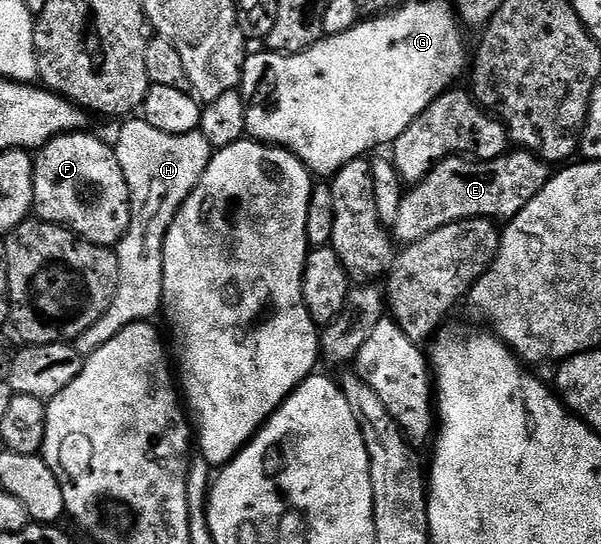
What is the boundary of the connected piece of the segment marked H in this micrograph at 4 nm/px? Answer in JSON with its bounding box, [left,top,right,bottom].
[74,117,214,357]

